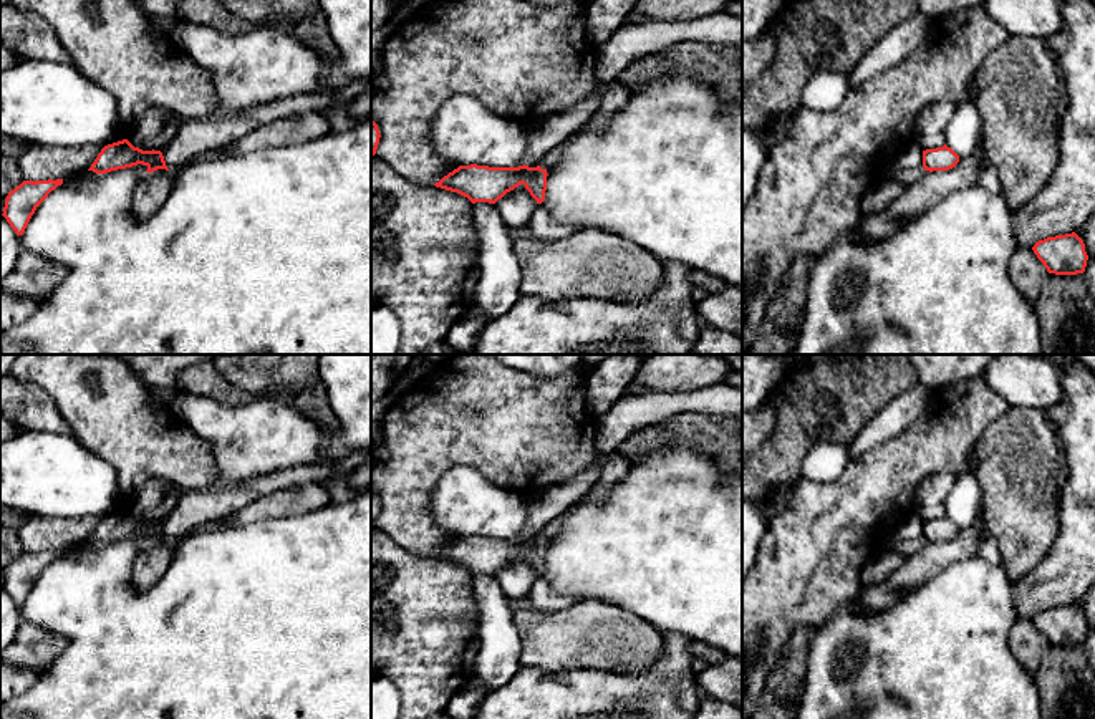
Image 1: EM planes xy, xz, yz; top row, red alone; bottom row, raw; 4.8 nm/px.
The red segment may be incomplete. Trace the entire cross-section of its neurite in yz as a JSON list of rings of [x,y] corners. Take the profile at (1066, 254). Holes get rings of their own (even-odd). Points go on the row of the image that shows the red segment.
[[[1075,232],[1039,240],[1032,250],[1049,273],[1077,275],[1085,272],[1088,255],[1083,240]]]

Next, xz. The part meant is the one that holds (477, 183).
[[[470,164],[459,166],[434,186],[457,192],[472,204],[495,204],[507,192],[523,184],[537,204],[542,204],[545,200],[547,176],[547,169],[542,169],[540,166],[489,167]]]

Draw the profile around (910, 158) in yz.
[[[911,142],[906,149],[903,149],[893,161],[891,169],[906,171],[923,166],[923,147],[918,142]]]

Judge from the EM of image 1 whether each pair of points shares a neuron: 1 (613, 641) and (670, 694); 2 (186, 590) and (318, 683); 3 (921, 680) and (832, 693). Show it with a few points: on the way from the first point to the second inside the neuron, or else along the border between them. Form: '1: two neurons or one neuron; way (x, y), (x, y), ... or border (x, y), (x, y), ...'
1: two neurons; border (665, 638), (651, 666), (605, 673)
2: one neuron; way (219, 623), (279, 683), (285, 683)
3: one neuron; way (888, 655), (850, 632), (832, 646), (829, 660)

